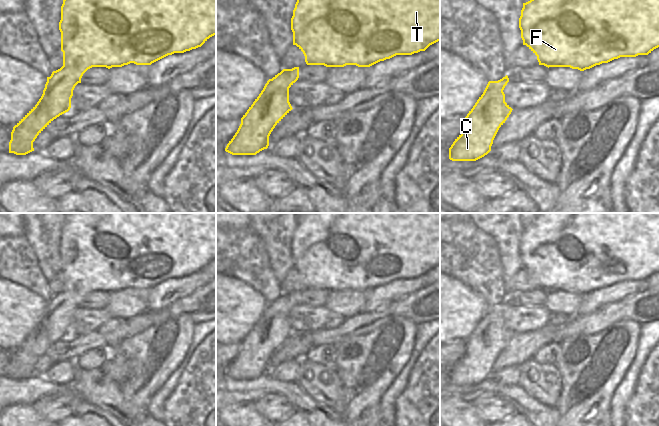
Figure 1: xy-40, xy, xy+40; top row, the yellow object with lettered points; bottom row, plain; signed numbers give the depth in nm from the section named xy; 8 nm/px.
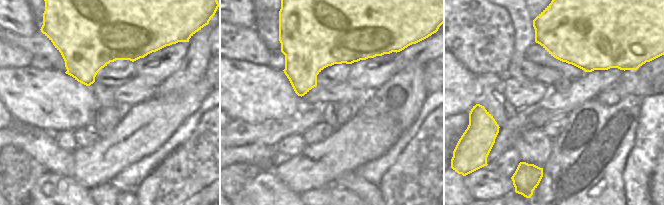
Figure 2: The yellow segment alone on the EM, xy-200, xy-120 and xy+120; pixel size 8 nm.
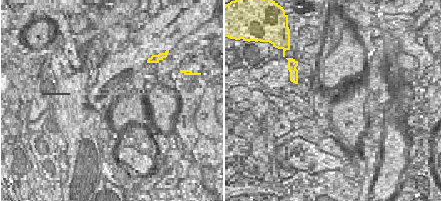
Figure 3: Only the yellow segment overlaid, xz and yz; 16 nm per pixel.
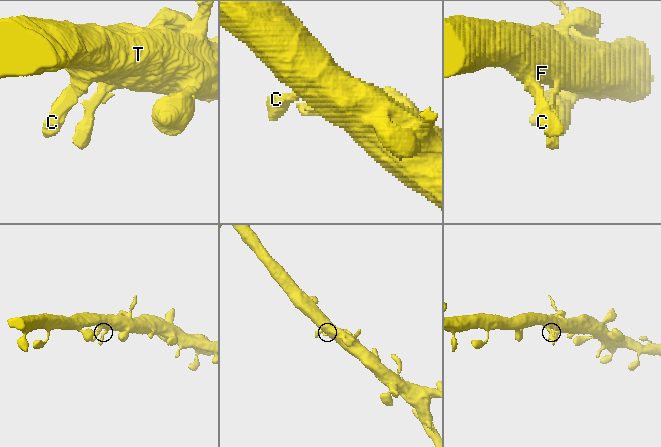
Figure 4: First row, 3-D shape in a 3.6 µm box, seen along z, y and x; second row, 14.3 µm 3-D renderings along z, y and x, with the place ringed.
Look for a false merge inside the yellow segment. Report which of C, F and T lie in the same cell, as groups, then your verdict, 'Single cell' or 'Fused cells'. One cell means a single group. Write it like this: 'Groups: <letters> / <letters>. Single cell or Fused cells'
Groups: C F T. Single cell.

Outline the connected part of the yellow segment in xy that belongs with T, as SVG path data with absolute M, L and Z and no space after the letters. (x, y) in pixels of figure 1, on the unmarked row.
M307 213L297 219L297 226L291 242L291 254L293 269L303 276L307 289L370 291L396 279L412 279L425 275L430 269L440 265L440 213Z

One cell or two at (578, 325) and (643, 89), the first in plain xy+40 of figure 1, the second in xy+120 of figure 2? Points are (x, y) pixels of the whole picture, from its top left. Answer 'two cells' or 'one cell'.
one cell

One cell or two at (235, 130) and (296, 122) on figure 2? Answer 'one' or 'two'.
one

